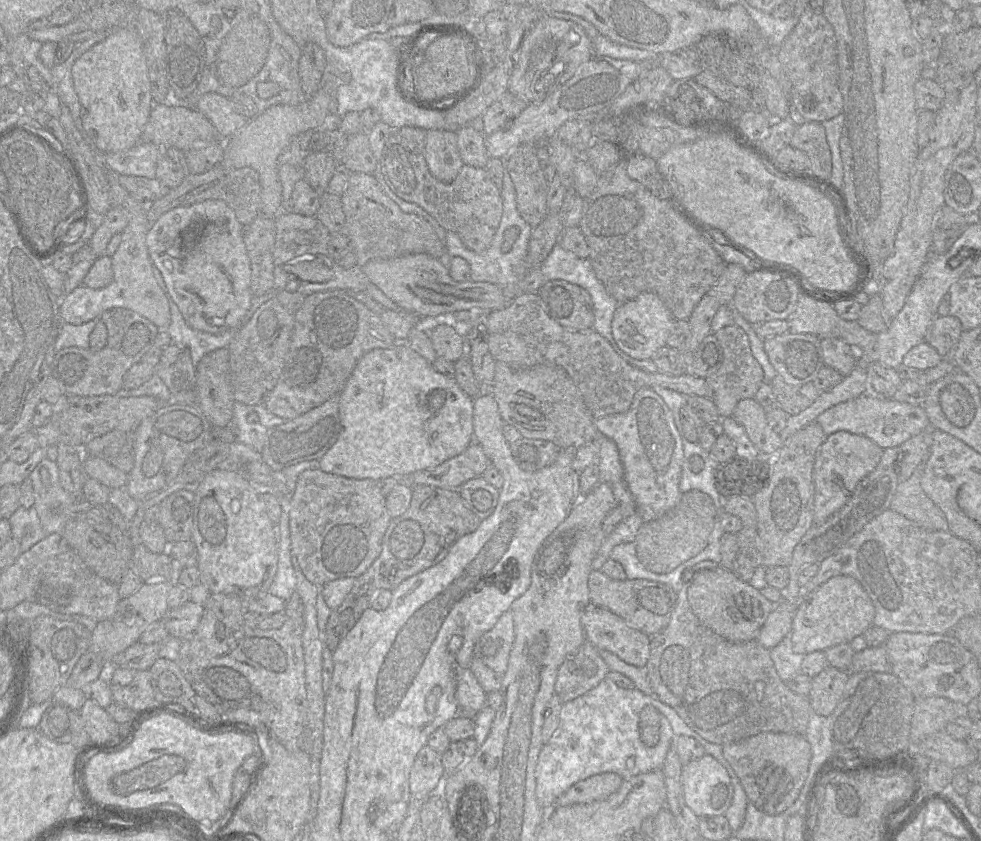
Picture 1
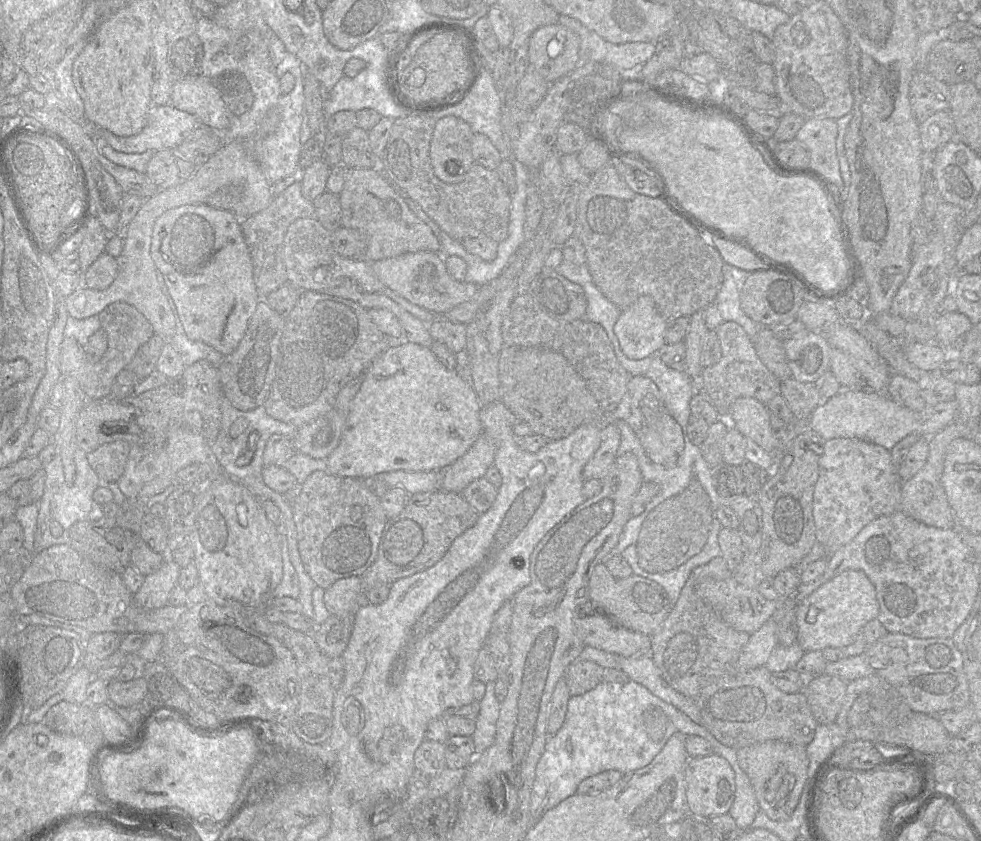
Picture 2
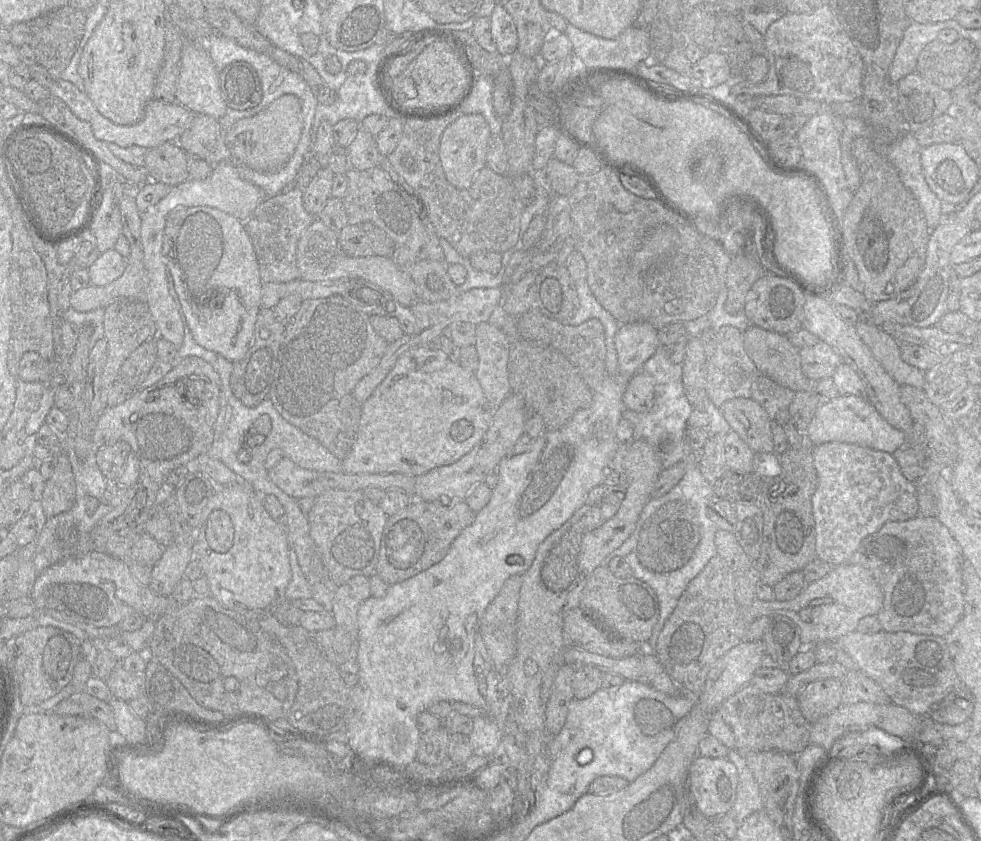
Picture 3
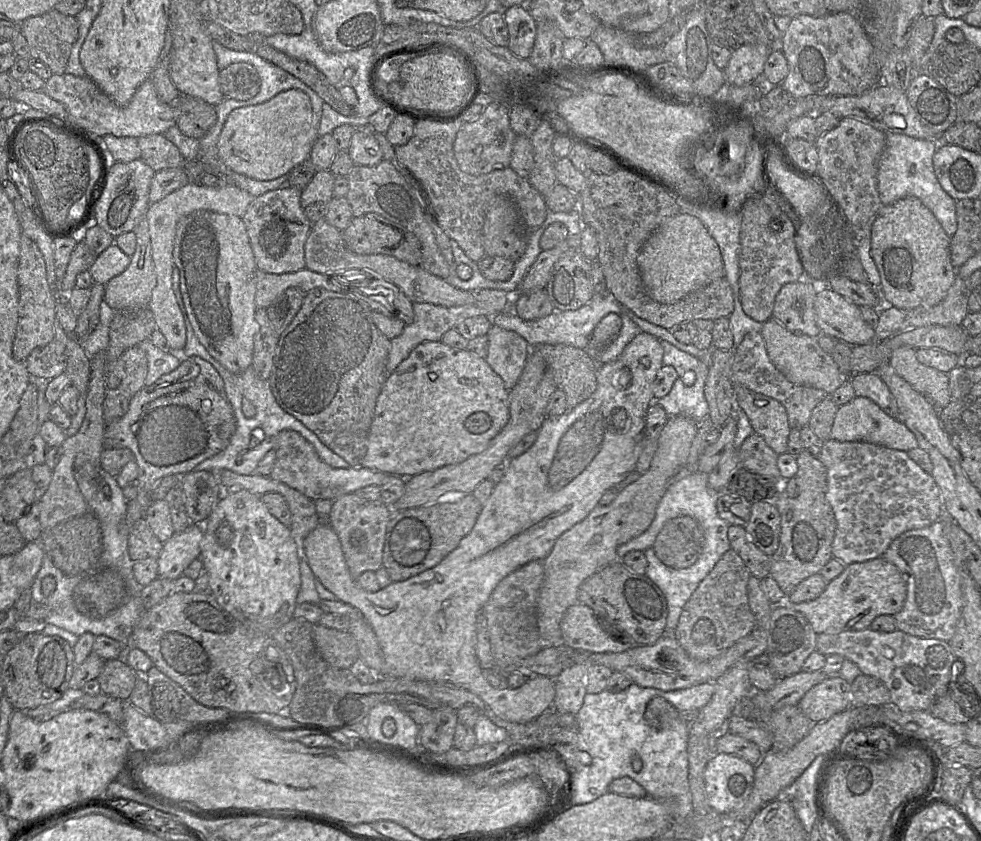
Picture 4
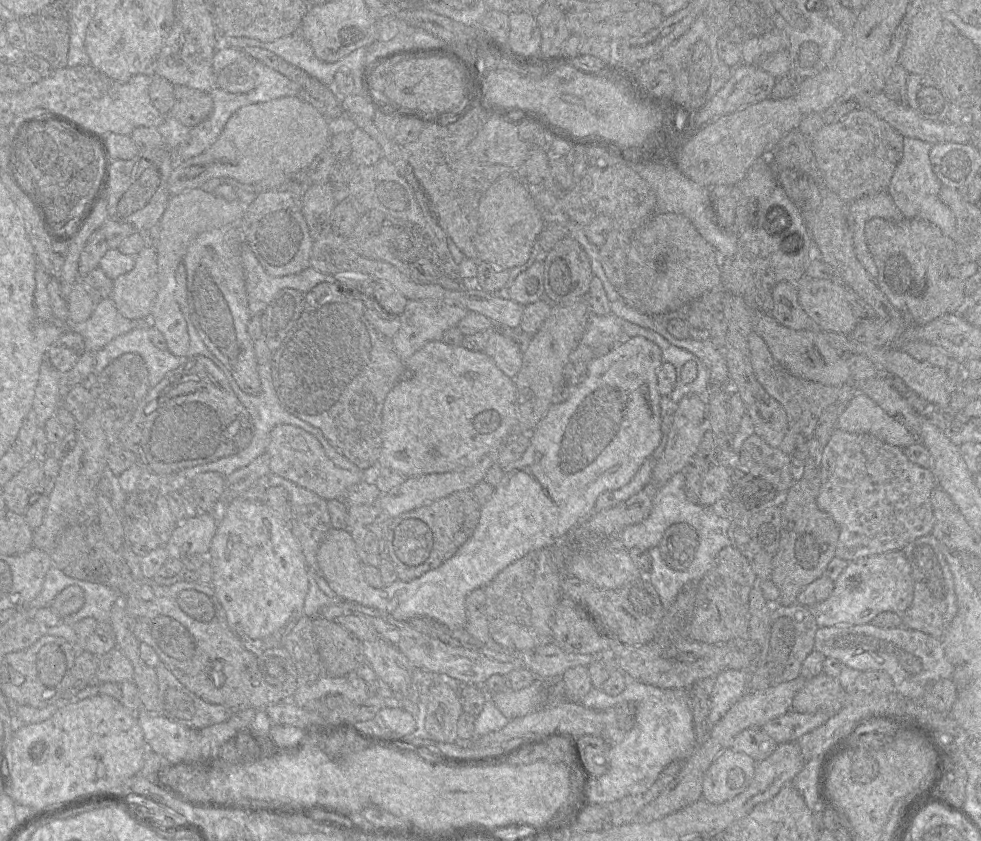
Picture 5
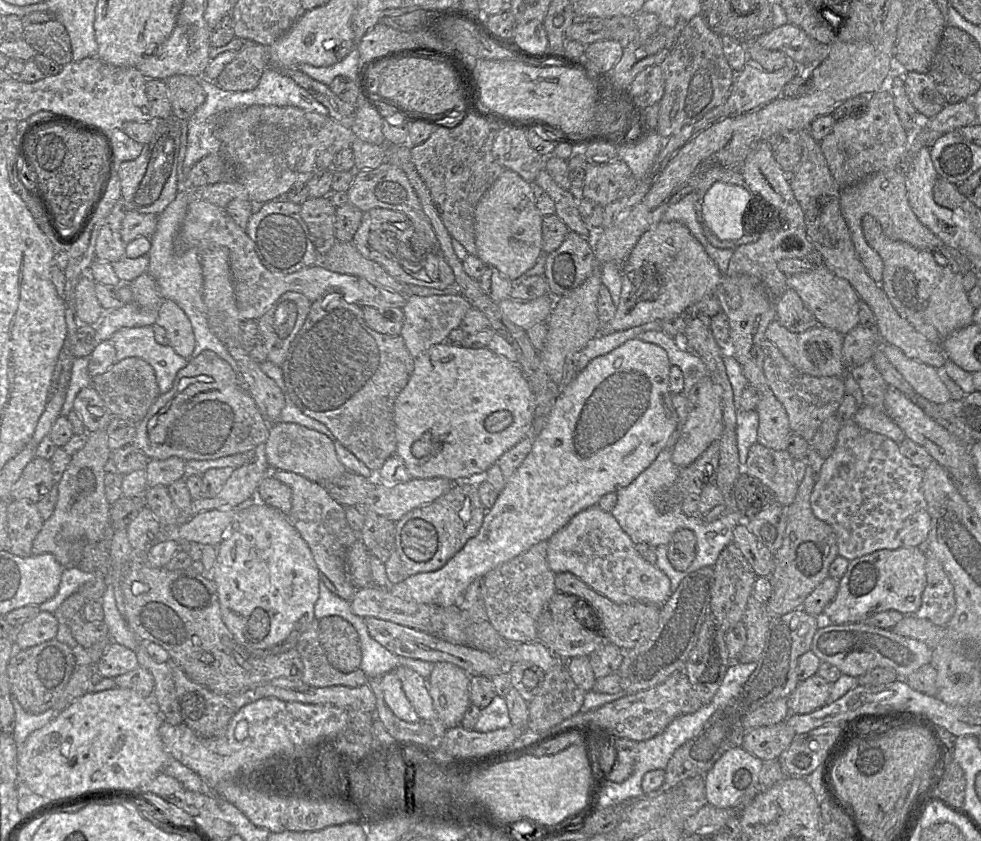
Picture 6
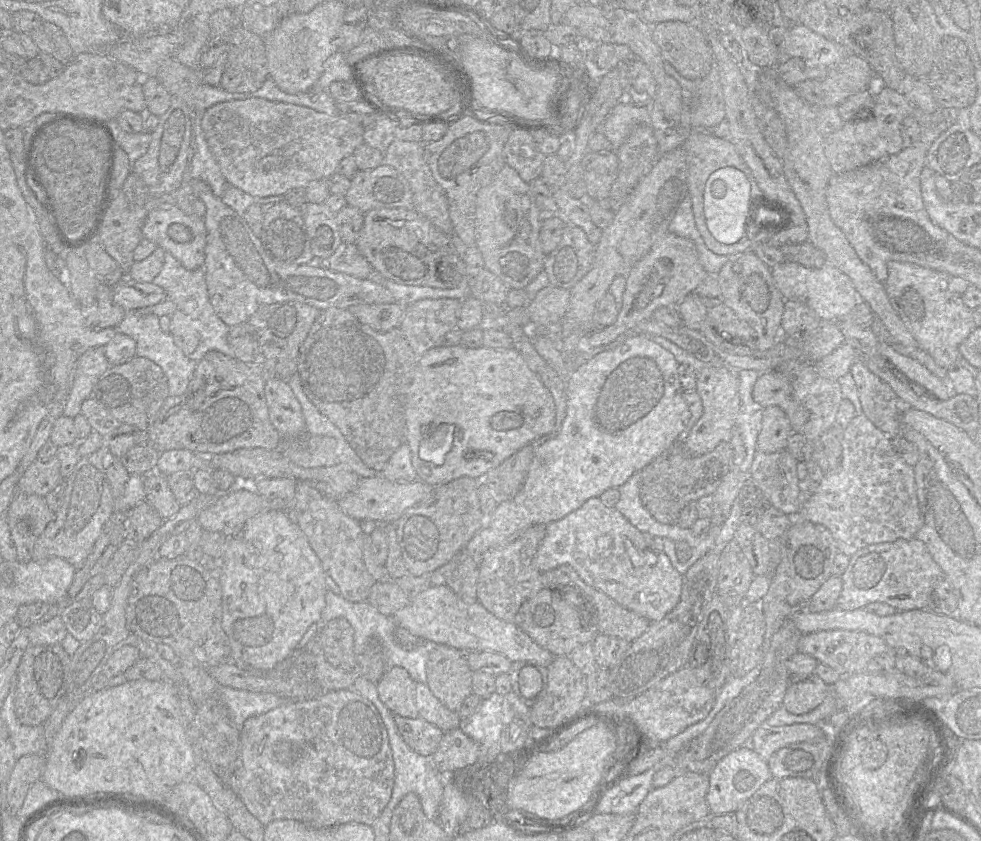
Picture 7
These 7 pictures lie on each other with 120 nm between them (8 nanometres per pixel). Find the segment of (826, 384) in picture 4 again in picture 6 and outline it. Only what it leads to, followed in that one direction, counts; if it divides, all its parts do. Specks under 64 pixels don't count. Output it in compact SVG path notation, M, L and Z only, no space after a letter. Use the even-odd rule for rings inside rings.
M777 319L768 325L765 333L765 337L778 347L785 358L796 369L815 377L843 377L847 372L842 355L844 336L845 335L822 325L817 325L802 333L791 332Z

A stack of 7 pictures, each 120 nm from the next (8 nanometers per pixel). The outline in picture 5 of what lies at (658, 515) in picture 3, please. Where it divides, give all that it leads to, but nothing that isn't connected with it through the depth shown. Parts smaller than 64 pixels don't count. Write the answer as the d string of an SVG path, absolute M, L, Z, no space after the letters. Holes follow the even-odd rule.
M681 522L669 526L658 545L666 564L676 571L686 570L693 562L699 547L697 531Z

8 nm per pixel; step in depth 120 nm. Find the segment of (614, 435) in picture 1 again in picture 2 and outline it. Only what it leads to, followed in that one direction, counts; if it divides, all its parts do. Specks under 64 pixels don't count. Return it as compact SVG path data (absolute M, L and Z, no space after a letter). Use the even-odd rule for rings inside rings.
M645 375L632 376L624 397L612 414L632 428L652 462L666 468L676 465L684 450L682 429L669 413L658 387L650 378Z

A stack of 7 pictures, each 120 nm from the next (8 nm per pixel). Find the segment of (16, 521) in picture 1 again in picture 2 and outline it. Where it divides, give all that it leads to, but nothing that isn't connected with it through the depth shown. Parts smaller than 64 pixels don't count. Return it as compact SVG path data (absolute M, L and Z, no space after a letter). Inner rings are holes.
M80 448L75 450L76 476L71 485L64 482L62 462L58 455L43 465L45 488L42 497L37 502L18 506L14 515L14 520L22 526L22 546L27 550L35 554L56 544L68 544L69 529L74 523L83 520L97 520L94 519L92 495L95 489L104 483L101 482L97 473L90 466L87 456L88 453Z

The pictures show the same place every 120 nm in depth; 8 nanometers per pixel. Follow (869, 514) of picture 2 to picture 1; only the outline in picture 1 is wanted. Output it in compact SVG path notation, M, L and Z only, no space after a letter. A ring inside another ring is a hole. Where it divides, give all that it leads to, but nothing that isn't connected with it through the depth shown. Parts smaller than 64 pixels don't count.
M837 431L819 447L813 468L814 523L822 523L839 510L851 496L857 483L875 469L884 449L866 436Z

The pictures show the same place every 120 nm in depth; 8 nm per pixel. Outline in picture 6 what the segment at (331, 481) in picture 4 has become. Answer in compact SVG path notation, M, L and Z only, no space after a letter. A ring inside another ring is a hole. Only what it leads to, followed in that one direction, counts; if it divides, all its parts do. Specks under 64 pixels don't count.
M277 422L270 425L269 436L261 453L262 460L271 470L296 473L318 484L347 471L336 455L334 444L326 435L295 423Z

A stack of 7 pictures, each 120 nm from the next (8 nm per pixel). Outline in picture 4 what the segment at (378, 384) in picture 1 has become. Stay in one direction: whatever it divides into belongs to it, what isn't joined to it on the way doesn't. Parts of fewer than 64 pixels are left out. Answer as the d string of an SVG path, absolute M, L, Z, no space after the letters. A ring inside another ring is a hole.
M425 341L388 376L376 401L361 467L408 479L423 472L457 464L483 451L509 420L509 391L487 363L467 349L452 348L441 341Z

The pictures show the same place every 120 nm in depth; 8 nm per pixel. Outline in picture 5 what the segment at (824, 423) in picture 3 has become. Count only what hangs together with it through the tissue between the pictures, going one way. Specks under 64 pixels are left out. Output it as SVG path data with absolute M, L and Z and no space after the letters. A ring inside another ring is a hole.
M857 392L839 415L837 429L850 433L869 433L883 442L905 448L918 441L903 424L885 412L875 401Z

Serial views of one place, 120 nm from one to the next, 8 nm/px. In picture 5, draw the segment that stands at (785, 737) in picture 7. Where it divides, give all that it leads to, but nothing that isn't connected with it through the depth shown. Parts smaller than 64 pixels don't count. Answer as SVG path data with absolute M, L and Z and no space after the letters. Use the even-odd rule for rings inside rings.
M751 727L739 733L731 748L760 762L770 756L778 744L761 727Z

